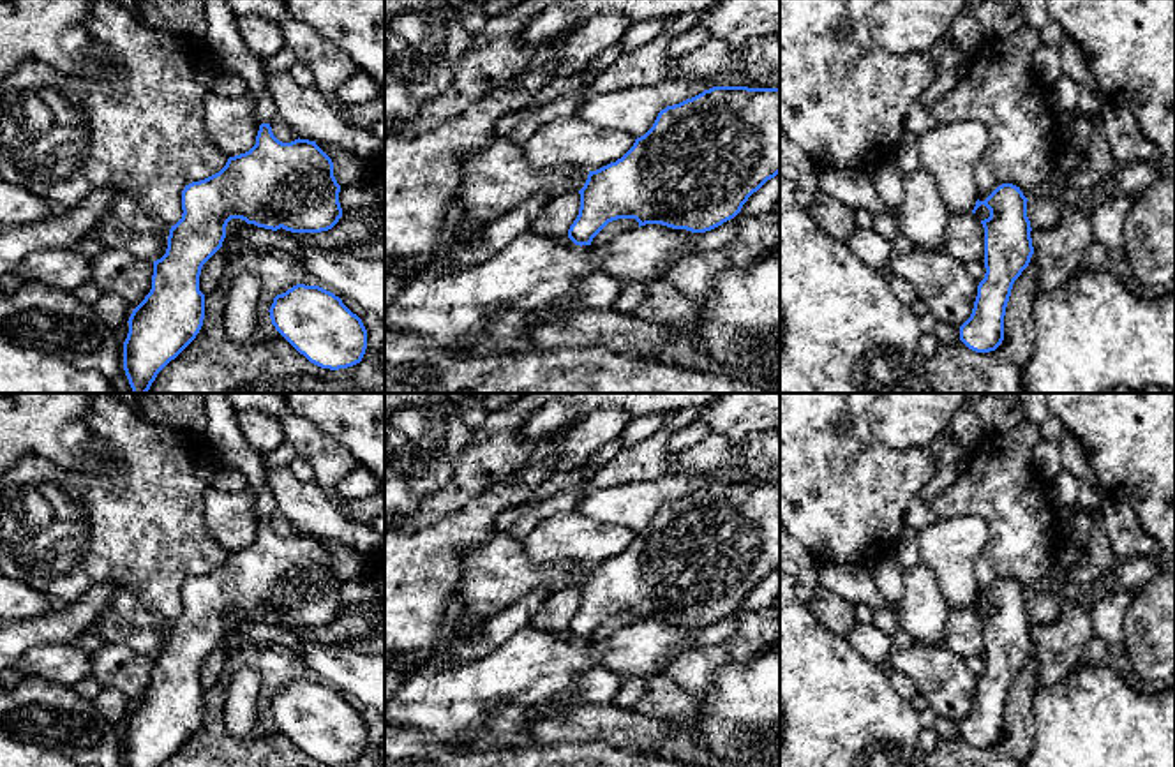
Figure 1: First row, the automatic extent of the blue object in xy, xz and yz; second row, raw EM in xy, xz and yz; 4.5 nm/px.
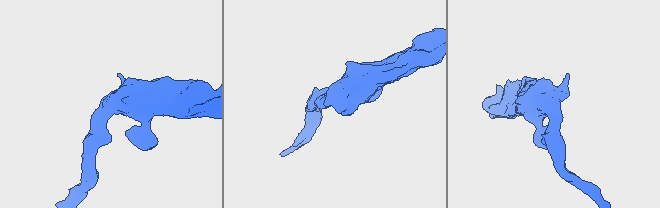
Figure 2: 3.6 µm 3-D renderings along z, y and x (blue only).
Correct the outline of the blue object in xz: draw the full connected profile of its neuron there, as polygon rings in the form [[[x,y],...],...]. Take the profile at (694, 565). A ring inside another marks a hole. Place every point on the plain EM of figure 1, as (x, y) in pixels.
[[[713,481],[662,504],[653,522],[616,557],[589,566],[579,610],[568,624],[575,640],[591,640],[612,615],[635,614],[692,628],[734,614],[748,592],[780,568],[780,483]]]

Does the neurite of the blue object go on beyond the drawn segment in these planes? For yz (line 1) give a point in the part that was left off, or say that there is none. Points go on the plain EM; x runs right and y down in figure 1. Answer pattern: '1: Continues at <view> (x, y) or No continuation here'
1: No continuation here

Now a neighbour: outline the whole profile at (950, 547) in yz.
[[[977,515],[939,518],[917,532],[919,559],[935,573],[951,608],[972,608],[976,601],[976,561],[986,536],[986,520]]]

